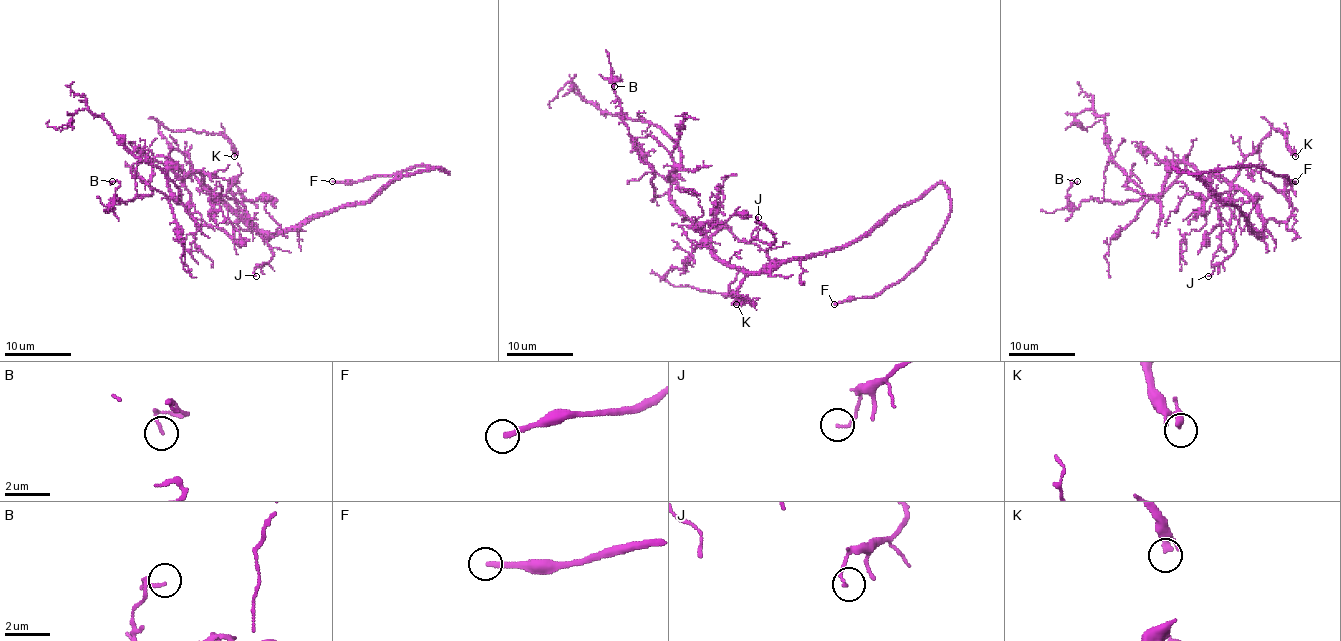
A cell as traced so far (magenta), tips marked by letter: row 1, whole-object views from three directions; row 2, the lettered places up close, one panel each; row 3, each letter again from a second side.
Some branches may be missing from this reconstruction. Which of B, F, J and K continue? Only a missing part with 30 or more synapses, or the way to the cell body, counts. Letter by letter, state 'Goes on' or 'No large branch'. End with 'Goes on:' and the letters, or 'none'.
B: No large branch
F: Goes on
J: No large branch
K: No large branch
Goes on: F

